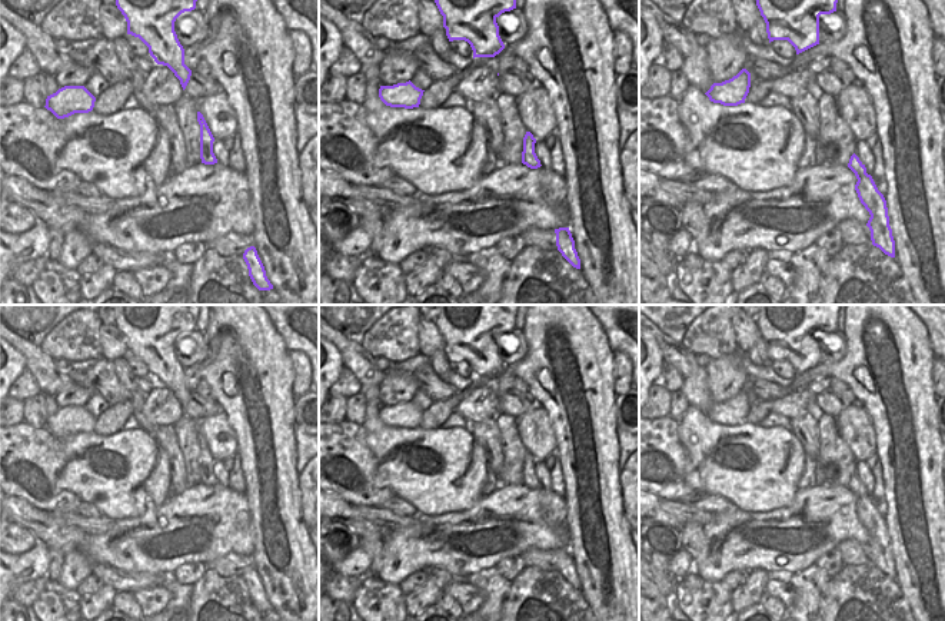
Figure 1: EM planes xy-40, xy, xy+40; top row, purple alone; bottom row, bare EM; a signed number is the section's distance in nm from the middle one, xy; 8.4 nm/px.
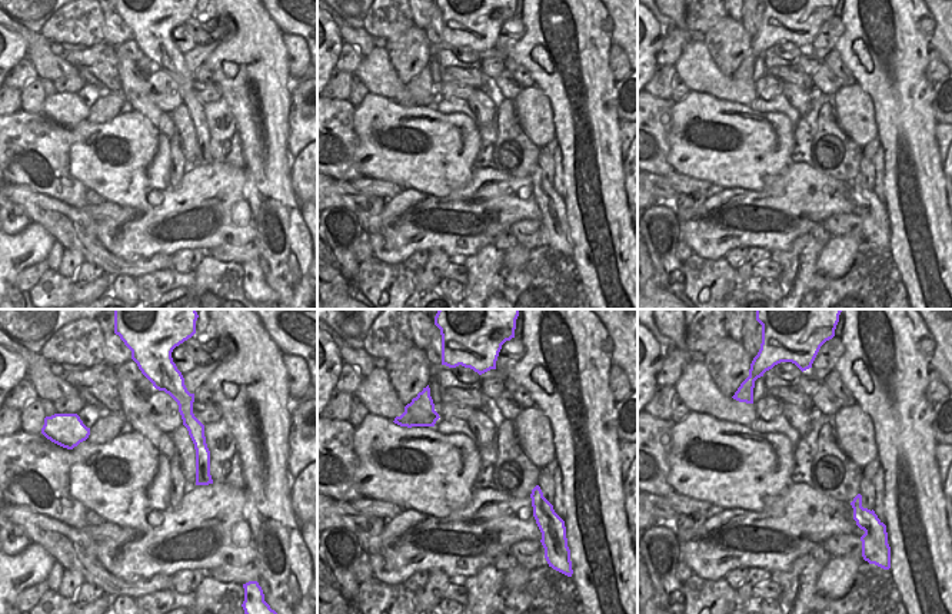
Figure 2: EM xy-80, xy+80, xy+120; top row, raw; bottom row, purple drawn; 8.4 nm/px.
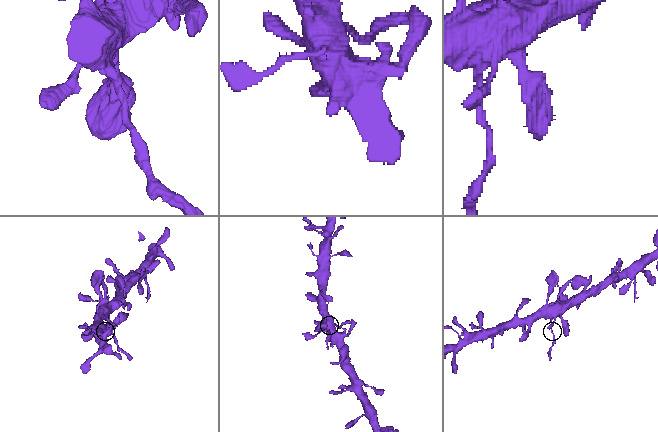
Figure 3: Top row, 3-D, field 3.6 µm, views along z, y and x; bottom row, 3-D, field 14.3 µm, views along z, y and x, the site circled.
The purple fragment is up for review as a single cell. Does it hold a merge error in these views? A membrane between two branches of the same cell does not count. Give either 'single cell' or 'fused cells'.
fused cells

